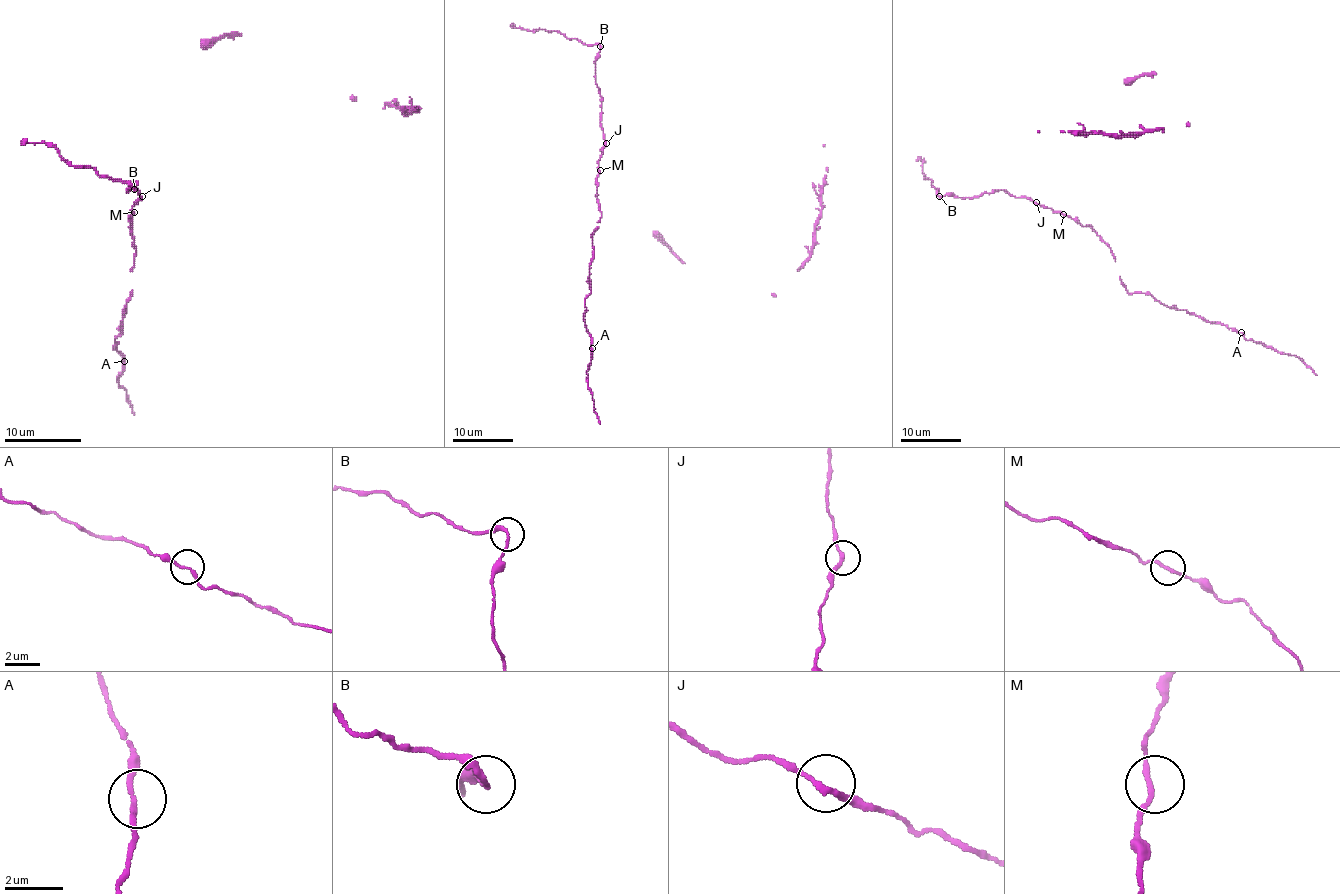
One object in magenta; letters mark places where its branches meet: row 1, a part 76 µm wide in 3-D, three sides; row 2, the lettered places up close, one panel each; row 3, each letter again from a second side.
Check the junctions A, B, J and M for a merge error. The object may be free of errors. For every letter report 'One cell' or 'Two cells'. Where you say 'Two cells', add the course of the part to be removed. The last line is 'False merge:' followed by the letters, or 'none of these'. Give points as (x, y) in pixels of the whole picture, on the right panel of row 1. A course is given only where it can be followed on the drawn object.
A: One cell
B: One cell
J: One cell
M: One cell
False merge: none of these

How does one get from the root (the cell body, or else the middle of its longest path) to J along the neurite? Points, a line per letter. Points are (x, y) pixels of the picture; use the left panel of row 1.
J: (132, 213), (132, 208), (142, 196)

